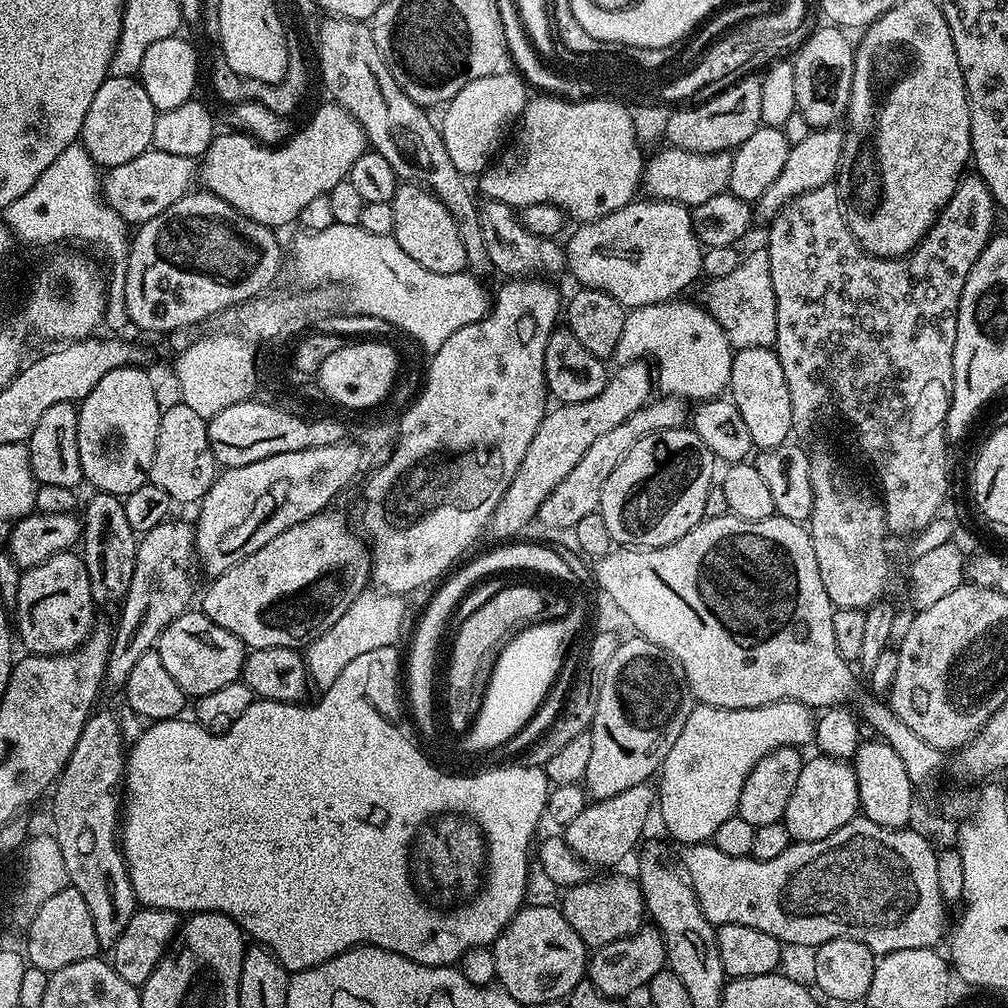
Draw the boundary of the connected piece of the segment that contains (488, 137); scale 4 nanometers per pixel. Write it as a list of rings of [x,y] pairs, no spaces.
[[[501,70],[486,78],[466,82],[466,86],[462,86],[462,90],[458,90],[458,94],[448,101],[443,109],[444,121],[441,119],[438,124],[440,137],[450,154],[450,162],[454,162],[456,169],[463,172],[465,177],[472,178],[493,163],[504,131],[519,121],[529,99],[529,85],[523,76],[512,70]]]

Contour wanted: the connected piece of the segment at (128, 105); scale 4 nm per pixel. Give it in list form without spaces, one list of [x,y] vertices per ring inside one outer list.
[[[109,75],[102,86],[98,86],[98,94],[94,94],[90,110],[86,110],[79,143],[84,145],[92,161],[101,169],[122,166],[122,162],[130,162],[130,158],[138,158],[138,154],[152,147],[157,115],[154,102],[150,102],[136,76]]]

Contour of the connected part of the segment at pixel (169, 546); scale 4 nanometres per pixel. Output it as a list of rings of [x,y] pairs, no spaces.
[[[169,518],[164,520],[154,530],[143,533],[136,545],[136,565],[134,578],[130,578],[130,590],[119,605],[120,621],[114,624],[110,658],[106,662],[104,688],[107,691],[119,693],[126,686],[126,678],[130,678],[130,670],[134,670],[134,662],[142,658],[142,654],[153,651],[160,638],[160,632],[174,622],[182,613],[193,607],[192,595],[196,592],[196,568],[198,572],[198,557],[196,554],[196,534],[191,523],[184,520]]]

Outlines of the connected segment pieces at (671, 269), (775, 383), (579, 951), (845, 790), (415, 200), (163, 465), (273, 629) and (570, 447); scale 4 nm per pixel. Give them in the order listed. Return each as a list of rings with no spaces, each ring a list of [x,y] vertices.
[[[637,198],[622,206],[622,210],[614,210],[614,214],[581,223],[577,228],[580,229],[566,243],[567,271],[572,271],[577,285],[604,291],[628,310],[675,300],[687,293],[684,291],[696,279],[701,279],[705,249],[696,234],[692,212],[683,204],[676,204],[673,200]]]
[[[771,347],[739,349],[732,357],[728,388],[732,403],[736,405],[738,414],[742,414],[742,422],[746,422],[748,439],[757,449],[781,447],[793,435],[790,390],[786,386],[786,374],[782,374],[782,362],[778,362],[775,351]]]
[[[530,904],[521,907],[496,941],[490,945],[490,950],[494,954],[496,980],[499,987],[504,988],[510,994],[510,998],[516,1000],[517,1005],[542,1006],[551,1000],[563,1001],[572,993],[574,986],[578,986],[578,982],[585,979],[590,952],[582,942],[582,938],[574,934],[574,926],[566,922],[564,913],[559,907],[551,908],[548,904]]]
[[[819,754],[805,759],[802,774],[798,774],[798,786],[786,802],[786,814],[782,823],[792,835],[793,841],[817,840],[834,834],[846,822],[850,822],[860,812],[858,782],[855,767],[849,761],[835,760]]]
[[[404,182],[397,187],[390,203],[394,210],[394,230],[391,236],[396,239],[398,246],[402,246],[402,250],[406,250],[406,254],[410,254],[410,258],[414,258],[414,262],[418,262],[418,266],[426,266],[426,270],[434,270],[438,274],[458,274],[468,268],[466,246],[462,246],[462,238],[458,238],[458,226],[437,196],[418,184]]]
[[[175,402],[160,413],[158,438],[148,479],[154,486],[162,486],[177,504],[192,504],[203,500],[210,486],[216,481],[218,465],[210,450],[208,420],[182,402]]]
[[[332,511],[319,512],[302,522],[298,522],[298,526],[290,526],[290,530],[286,530],[282,534],[278,534],[278,538],[266,542],[266,546],[262,546],[262,550],[254,550],[254,554],[242,558],[230,570],[215,577],[211,581],[212,585],[204,592],[203,612],[211,620],[218,622],[218,626],[222,626],[222,630],[230,630],[230,634],[237,636],[249,649],[282,646],[283,648],[300,650],[322,634],[326,634],[326,630],[330,630],[330,626],[334,626],[334,622],[338,622],[338,618],[342,618],[342,614],[346,614],[346,610],[350,610],[350,602],[354,602],[354,598],[358,598],[358,594],[362,594],[369,587],[372,575],[372,554],[367,543],[359,535],[356,537],[354,533],[348,532],[348,520],[342,513]]]
[[[632,360],[629,364],[620,364],[617,369],[609,375],[598,398],[590,402],[562,404],[545,411],[544,420],[534,434],[534,442],[530,442],[530,450],[526,450],[522,466],[518,466],[518,474],[514,474],[506,494],[502,494],[502,502],[498,502],[494,510],[490,532],[496,536],[508,536],[504,538],[519,537],[519,532],[531,520],[537,519],[542,502],[555,490],[558,482],[562,482],[562,478],[566,478],[566,474],[582,462],[582,454],[594,446],[594,441],[601,434],[614,430],[618,422],[626,422],[630,414],[649,403],[652,388],[654,392],[654,376],[649,365],[643,360]]]

